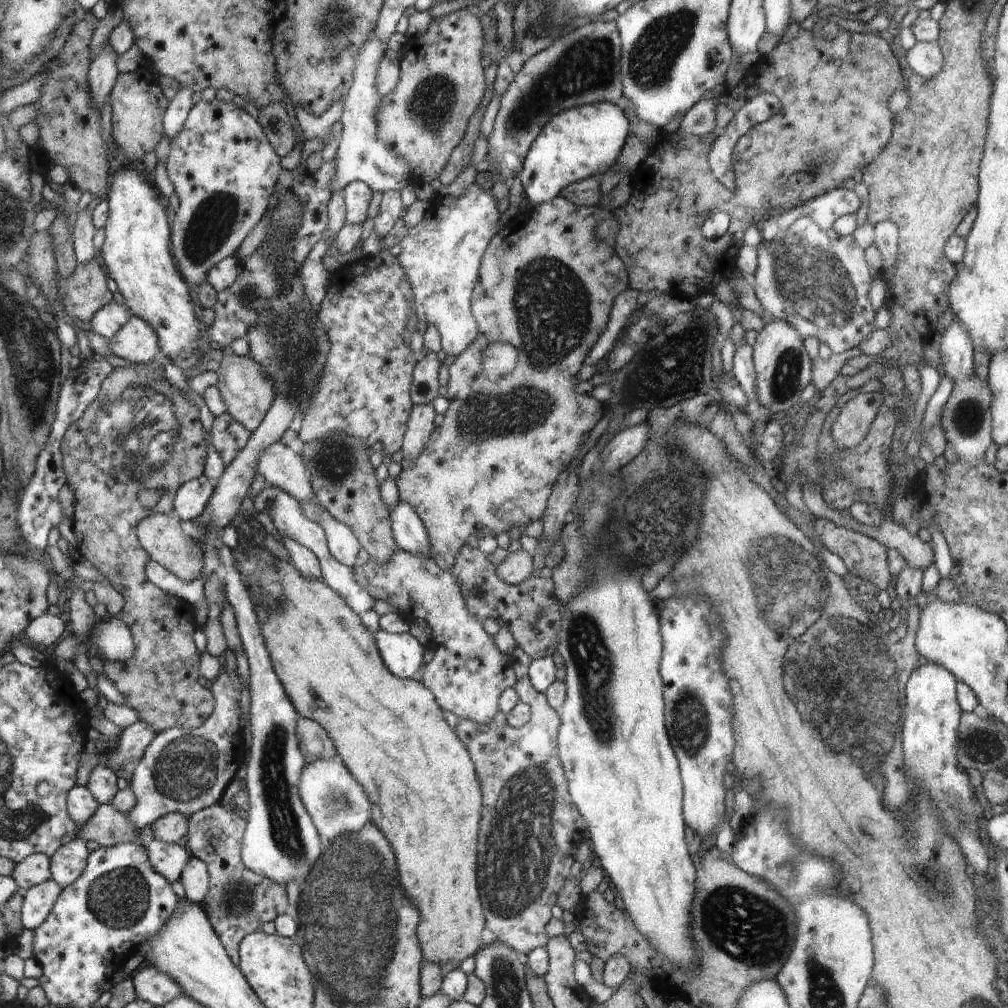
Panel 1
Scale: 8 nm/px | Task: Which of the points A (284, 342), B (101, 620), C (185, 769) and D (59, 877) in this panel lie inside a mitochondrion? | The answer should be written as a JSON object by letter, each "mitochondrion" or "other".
{"A":"mitochondrion","B":"other","C":"mitochondrion","D":"other"}

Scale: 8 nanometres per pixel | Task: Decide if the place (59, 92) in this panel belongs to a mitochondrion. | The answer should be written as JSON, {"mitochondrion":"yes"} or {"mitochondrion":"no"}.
{"mitochondrion":"yes"}

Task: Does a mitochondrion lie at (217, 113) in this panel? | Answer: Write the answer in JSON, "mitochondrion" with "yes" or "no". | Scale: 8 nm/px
{"mitochondrion":"no"}

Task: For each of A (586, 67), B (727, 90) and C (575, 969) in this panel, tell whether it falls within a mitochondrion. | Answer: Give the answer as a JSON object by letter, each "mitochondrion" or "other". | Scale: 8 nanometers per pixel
{"A":"mitochondrion","B":"other","C":"other"}

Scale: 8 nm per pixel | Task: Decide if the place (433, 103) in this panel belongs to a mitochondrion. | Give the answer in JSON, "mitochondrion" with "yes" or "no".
{"mitochondrion":"yes"}

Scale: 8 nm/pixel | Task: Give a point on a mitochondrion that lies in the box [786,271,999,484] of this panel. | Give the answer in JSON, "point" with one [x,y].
{"point":[968,415]}

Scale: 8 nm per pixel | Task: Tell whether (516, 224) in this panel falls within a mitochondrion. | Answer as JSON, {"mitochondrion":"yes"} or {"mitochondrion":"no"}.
{"mitochondrion":"no"}

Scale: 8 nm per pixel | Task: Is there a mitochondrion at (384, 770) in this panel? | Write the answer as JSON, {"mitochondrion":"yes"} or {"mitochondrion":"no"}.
{"mitochondrion":"no"}

